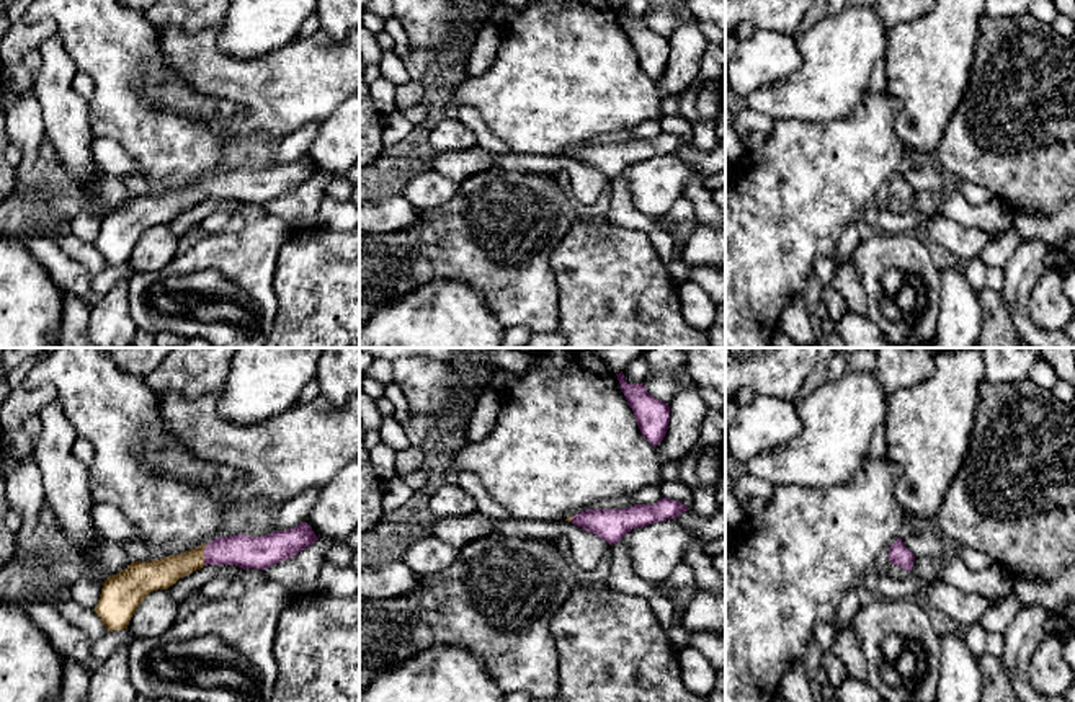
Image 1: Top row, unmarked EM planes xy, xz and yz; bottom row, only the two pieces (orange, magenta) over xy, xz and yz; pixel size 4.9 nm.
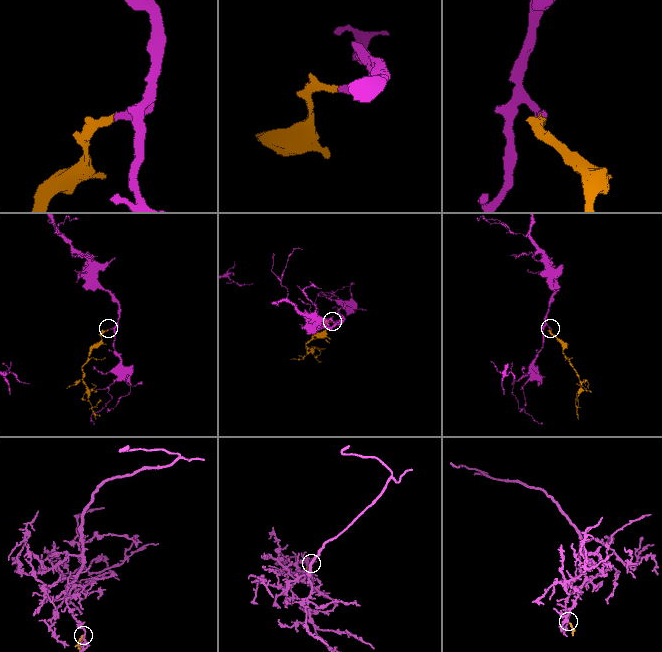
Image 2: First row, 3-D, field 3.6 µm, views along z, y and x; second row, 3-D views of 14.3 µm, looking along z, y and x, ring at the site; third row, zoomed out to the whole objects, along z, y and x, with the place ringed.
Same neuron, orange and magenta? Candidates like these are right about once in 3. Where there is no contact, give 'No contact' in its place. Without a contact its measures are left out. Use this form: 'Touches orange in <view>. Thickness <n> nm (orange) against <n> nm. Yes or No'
Touches orange in xy. Thickness 150 nm (orange) against 160 nm. Yes

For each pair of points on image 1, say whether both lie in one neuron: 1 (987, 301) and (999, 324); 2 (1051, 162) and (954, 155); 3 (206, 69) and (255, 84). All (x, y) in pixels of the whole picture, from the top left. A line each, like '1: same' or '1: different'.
1: same
2: same
3: same

